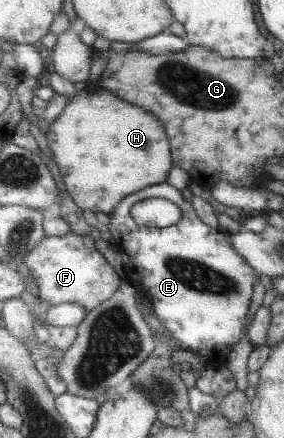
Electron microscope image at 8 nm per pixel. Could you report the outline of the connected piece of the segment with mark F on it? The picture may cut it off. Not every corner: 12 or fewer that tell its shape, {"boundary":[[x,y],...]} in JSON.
{"boundary":[[91,235],[43,237],[24,258],[38,298],[87,312],[123,279]]}

